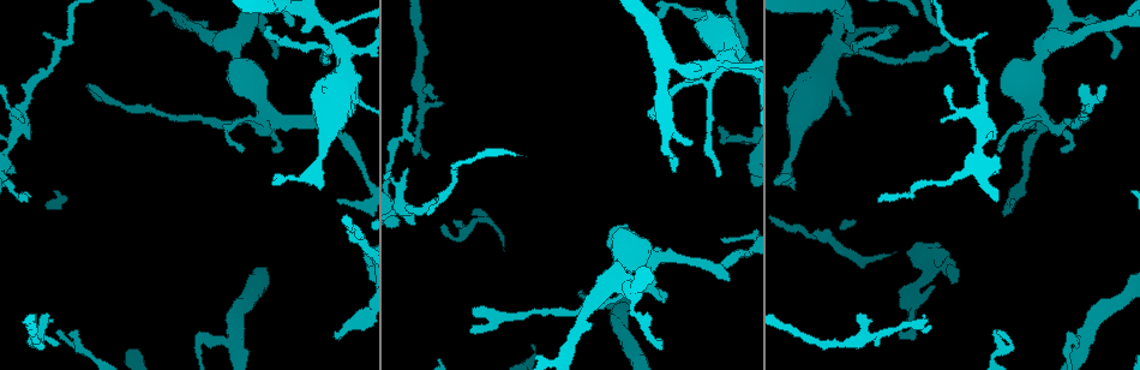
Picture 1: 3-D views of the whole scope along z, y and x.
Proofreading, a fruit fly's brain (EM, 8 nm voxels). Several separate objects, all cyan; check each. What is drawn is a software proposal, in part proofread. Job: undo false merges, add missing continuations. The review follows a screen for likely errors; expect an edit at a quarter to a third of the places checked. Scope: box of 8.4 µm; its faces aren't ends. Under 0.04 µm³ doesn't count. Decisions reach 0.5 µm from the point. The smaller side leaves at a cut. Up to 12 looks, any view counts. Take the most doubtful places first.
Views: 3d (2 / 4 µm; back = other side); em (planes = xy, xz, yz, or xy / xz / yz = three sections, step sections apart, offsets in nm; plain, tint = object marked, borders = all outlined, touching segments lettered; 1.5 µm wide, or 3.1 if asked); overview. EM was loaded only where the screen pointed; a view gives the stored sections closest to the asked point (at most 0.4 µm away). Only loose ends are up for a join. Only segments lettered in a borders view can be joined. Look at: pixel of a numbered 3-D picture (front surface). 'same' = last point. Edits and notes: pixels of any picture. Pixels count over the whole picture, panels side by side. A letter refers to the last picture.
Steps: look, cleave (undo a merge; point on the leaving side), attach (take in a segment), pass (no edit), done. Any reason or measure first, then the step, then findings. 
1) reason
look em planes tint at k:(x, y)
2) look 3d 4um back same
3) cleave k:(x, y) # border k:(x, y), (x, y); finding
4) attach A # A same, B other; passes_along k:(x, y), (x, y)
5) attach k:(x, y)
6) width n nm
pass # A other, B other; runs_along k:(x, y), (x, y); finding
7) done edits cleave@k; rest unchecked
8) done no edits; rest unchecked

end of a long branch
look 3d 2um at 1:(275, 176)

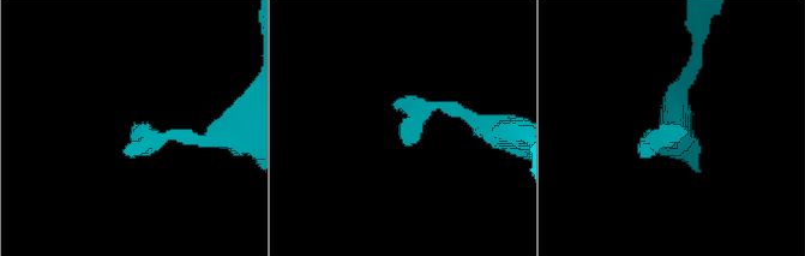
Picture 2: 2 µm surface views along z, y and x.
shape alone is not enough
look em xz step 4 borders at 2:(404, 142)

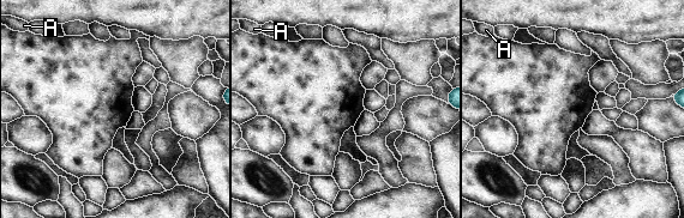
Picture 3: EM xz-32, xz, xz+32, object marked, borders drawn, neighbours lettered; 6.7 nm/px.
look em planes borders same

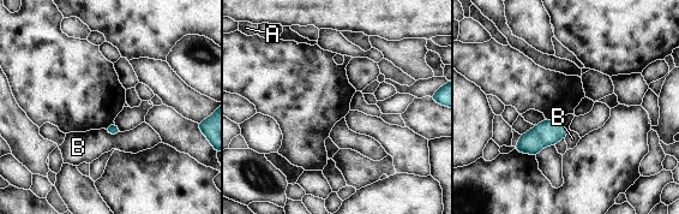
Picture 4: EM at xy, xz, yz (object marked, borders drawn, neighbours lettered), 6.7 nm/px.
longest_contact B 130 nm
pass # A other, B other; none of them fits

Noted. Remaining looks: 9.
thin arm on a thick one
look 3d 4um back at 1:(835, 43)

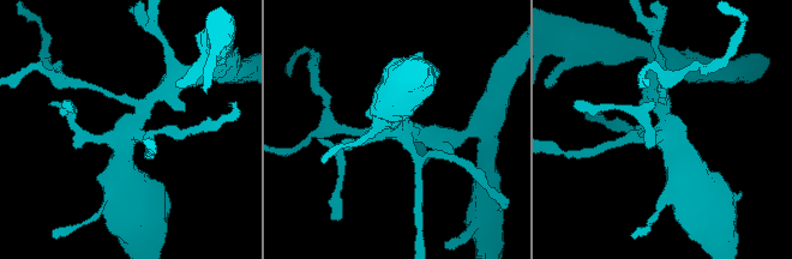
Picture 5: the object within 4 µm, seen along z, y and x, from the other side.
look em planes borders at 5:(403, 129)

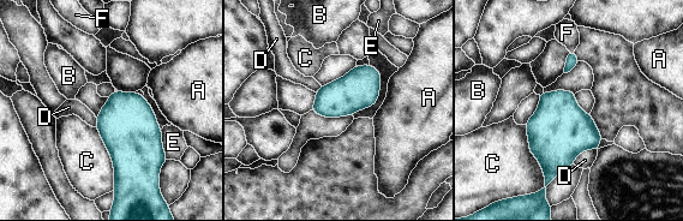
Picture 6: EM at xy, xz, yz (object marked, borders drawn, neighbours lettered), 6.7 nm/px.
pass # A other, B other, C other, D other, E other, F other; border 6:(597, 149), (582, 150), (573, 163); continuous, no second neuron

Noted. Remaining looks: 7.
an open end
look em planes borders at 1:(892, 25)

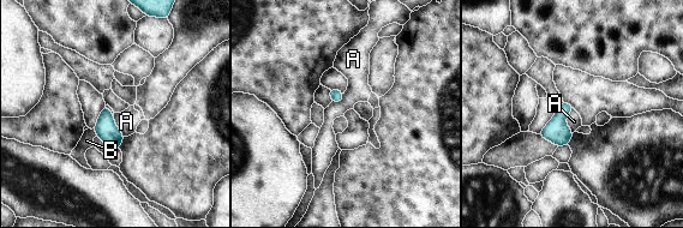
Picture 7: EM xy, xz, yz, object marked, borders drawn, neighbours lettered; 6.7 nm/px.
pass # A other, B other; border 7:(573, 108), (565, 118), (573, 132); none of them fits

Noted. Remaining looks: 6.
thin end
look 3d 2um back at 1:(658, 339)

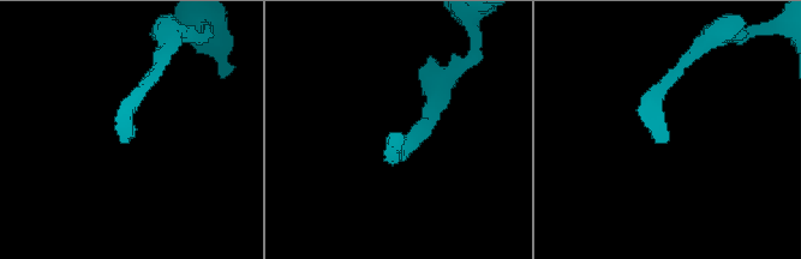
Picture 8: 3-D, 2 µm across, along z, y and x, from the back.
look em planes tint at 8:(133, 136)

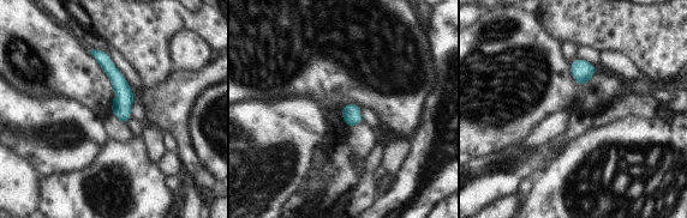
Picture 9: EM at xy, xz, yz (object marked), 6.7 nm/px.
see the neighbours
look em planes borders same

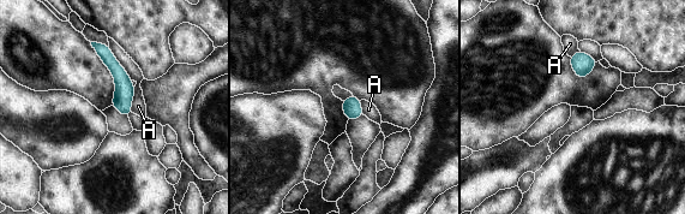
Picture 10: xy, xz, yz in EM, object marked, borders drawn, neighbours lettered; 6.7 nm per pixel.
longest_contact A 280 nm
pass # A other; border 10:(108, 46), (115, 60), (132, 79); no lettered segment goes on from it

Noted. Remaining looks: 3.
sharp bend
look em planes plain at 1:(616, 310)

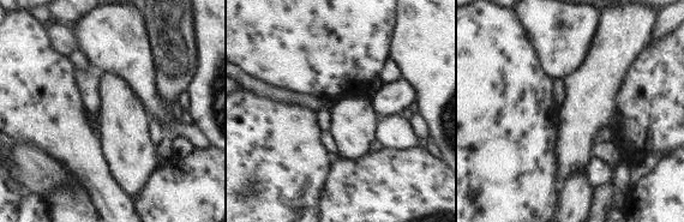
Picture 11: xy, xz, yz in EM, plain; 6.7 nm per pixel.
look em planes borders same

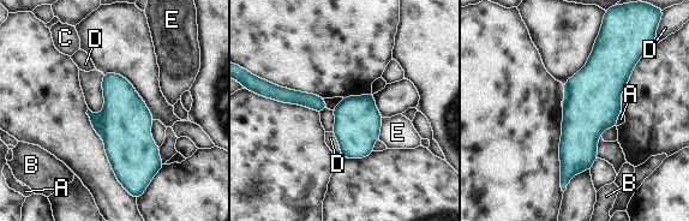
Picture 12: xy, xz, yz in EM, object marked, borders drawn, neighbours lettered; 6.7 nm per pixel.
width 300 nm
cleave 12:(96, 119) # A other, B other, C other, D other, E other; two neurons meet here

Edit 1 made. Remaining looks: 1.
done edits cleave@12; rest unchecked

